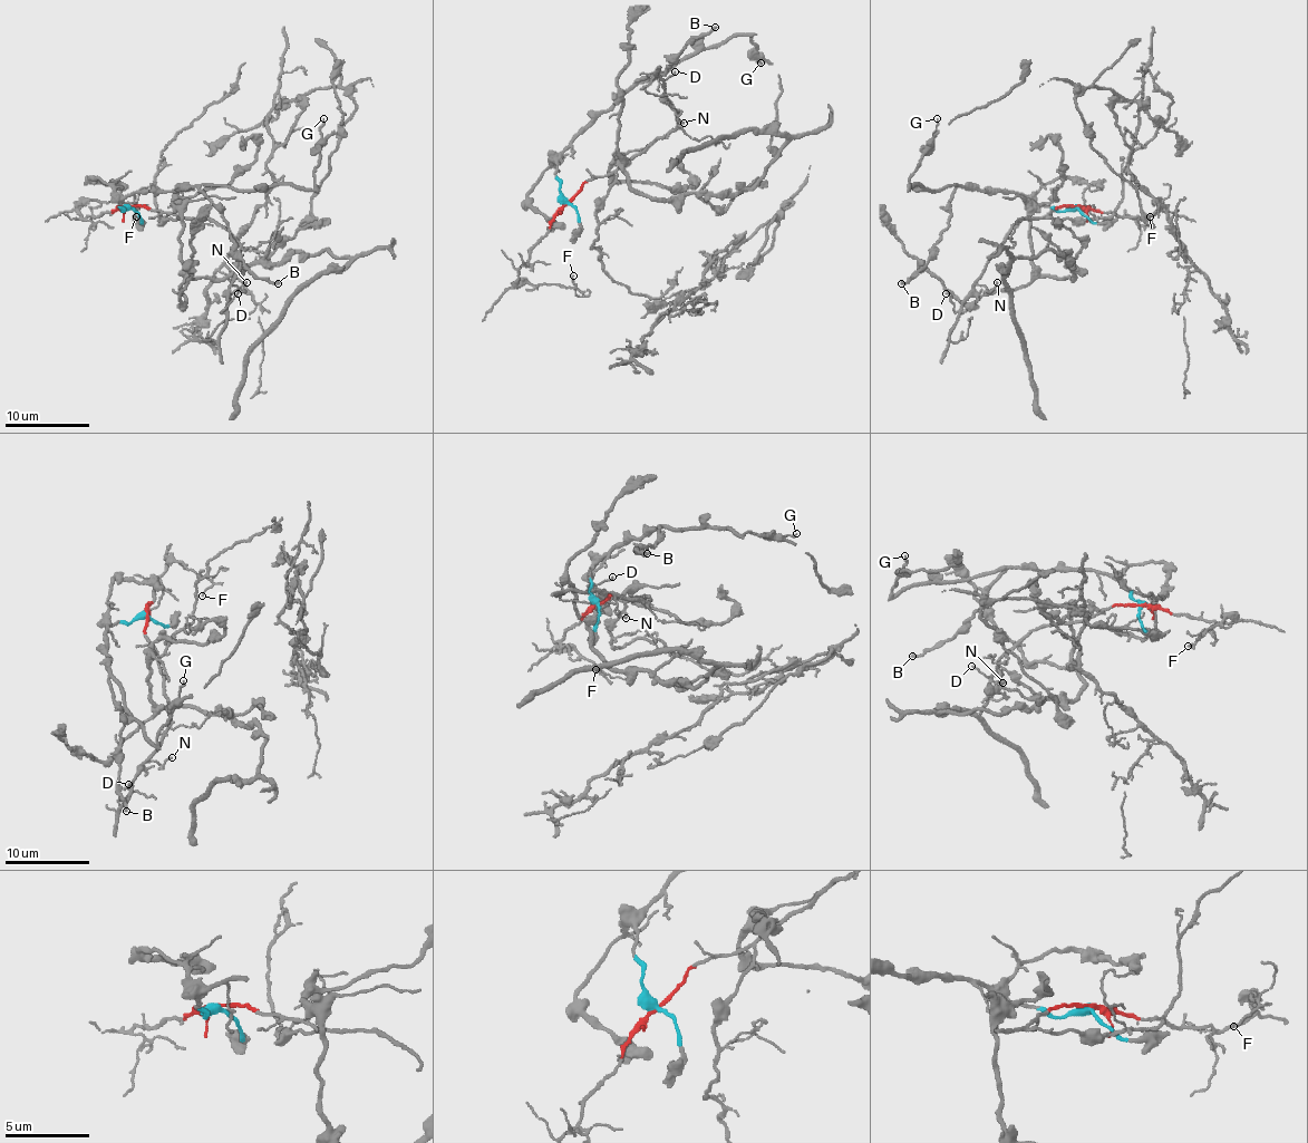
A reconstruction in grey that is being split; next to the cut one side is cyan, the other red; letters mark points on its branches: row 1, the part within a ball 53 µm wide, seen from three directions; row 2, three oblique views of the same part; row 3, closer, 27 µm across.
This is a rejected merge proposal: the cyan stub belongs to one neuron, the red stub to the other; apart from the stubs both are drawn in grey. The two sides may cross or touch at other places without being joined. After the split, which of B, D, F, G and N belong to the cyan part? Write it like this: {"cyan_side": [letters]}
{"cyan_side": ["B", "G"]}

